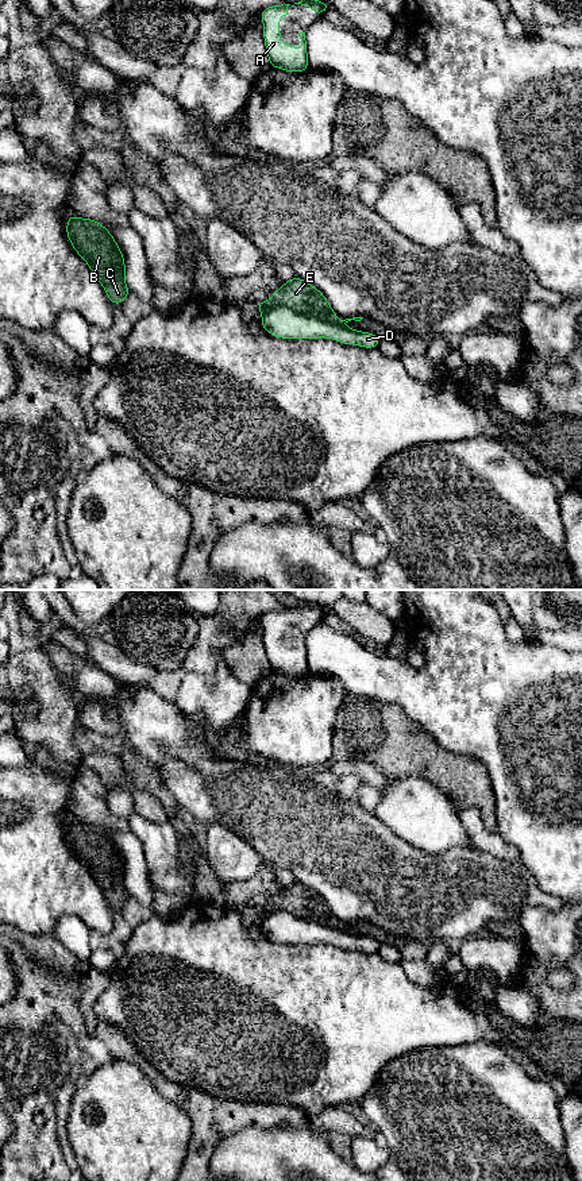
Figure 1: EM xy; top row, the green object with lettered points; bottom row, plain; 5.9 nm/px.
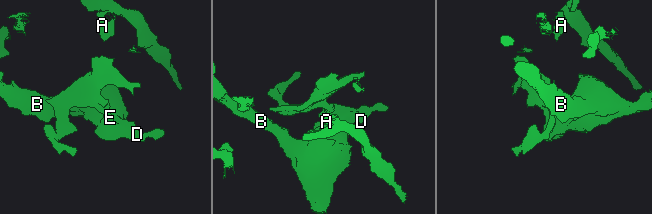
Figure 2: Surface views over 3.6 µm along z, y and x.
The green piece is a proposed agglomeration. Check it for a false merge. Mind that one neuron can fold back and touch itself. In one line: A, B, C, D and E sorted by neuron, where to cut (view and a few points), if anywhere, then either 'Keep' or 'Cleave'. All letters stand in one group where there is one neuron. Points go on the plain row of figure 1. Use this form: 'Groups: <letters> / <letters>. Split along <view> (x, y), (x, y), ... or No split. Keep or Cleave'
Groups: A D / B C E. Split along xy (262, 918), (286, 910), (330, 927), (342, 927). Cleave

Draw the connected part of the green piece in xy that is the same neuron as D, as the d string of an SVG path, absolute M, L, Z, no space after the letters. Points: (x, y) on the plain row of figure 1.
M278 910L262 919L262 933L280 943L332 943L342 949L378 953L381 943L371 937L355 935L342 926L329 929Z

